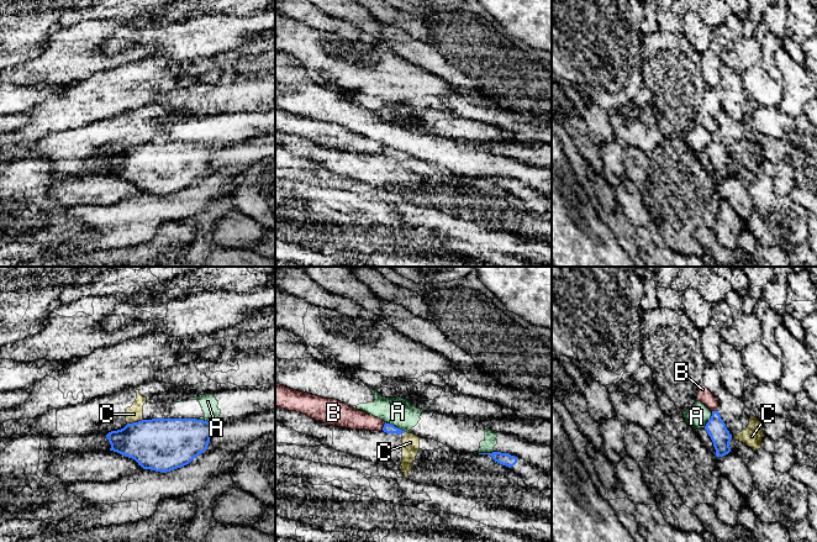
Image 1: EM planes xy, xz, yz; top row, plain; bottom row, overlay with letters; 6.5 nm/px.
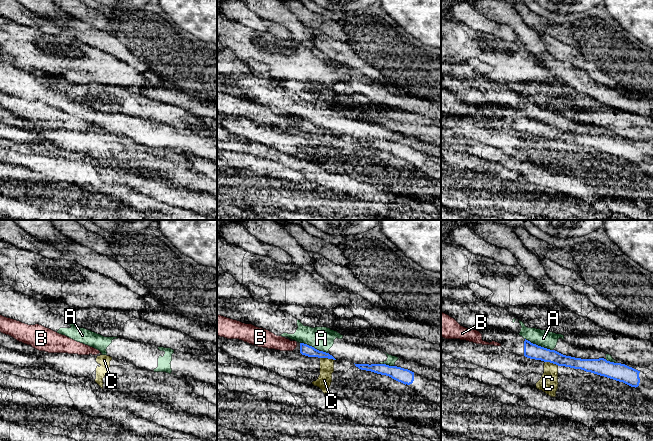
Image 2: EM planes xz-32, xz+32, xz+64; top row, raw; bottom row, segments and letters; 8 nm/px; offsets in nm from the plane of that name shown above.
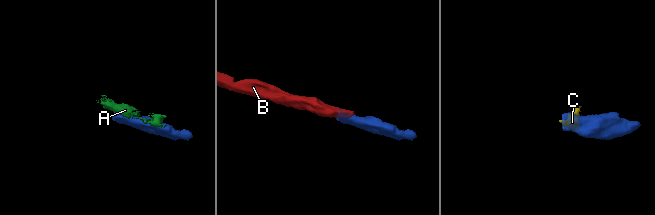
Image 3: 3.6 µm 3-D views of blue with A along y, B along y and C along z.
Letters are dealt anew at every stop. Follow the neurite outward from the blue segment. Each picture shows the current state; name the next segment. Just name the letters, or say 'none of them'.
none of them

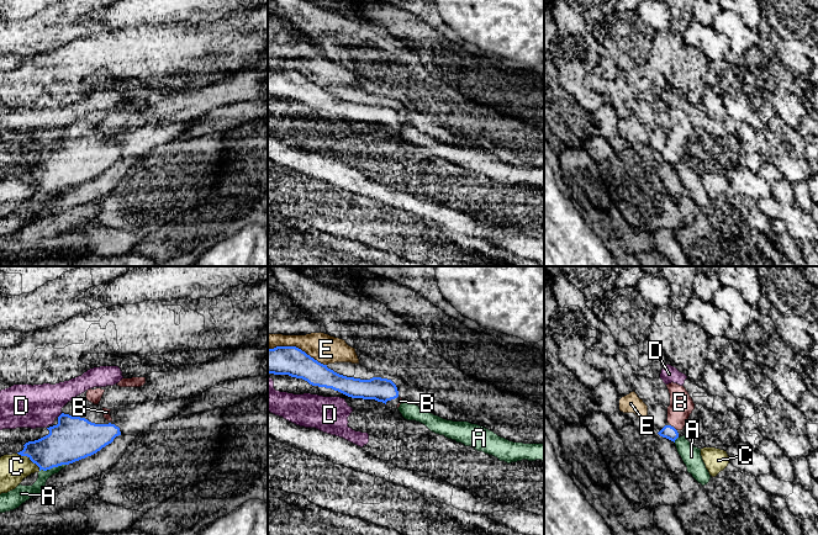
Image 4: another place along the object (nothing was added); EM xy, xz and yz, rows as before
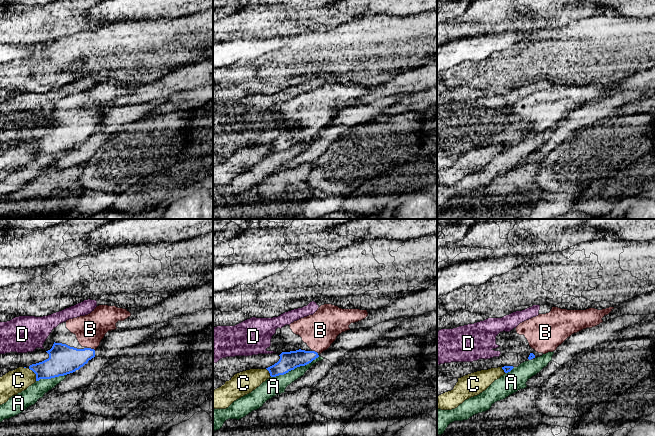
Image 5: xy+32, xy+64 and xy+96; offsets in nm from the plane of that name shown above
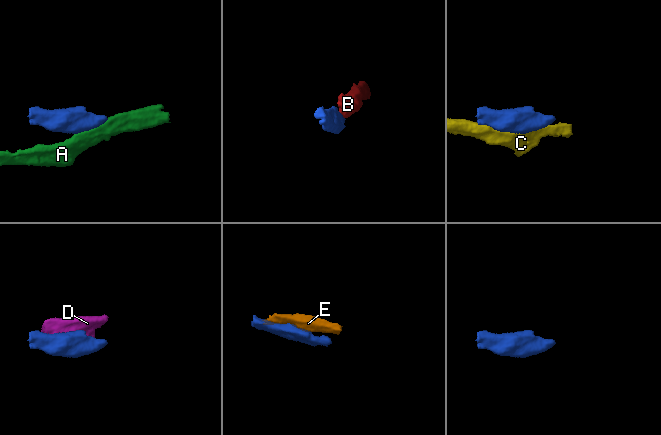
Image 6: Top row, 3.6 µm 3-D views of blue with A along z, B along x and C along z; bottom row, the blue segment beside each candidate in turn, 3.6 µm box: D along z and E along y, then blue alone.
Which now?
B

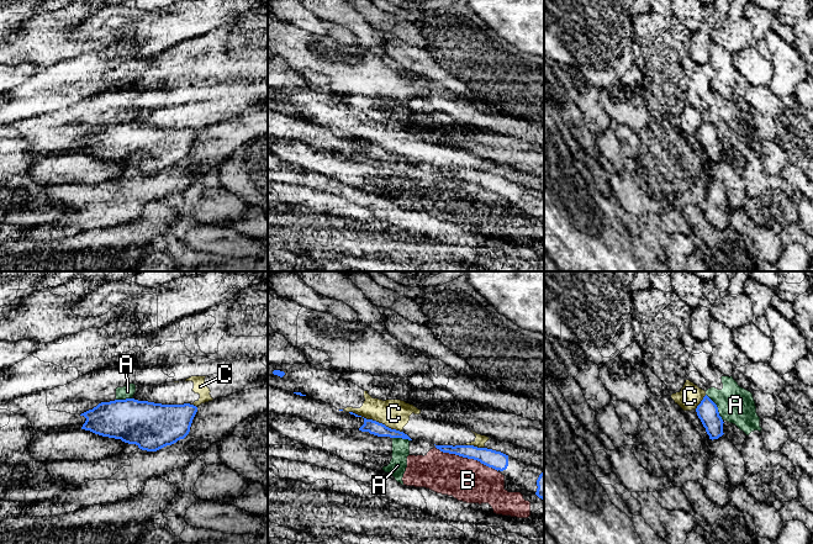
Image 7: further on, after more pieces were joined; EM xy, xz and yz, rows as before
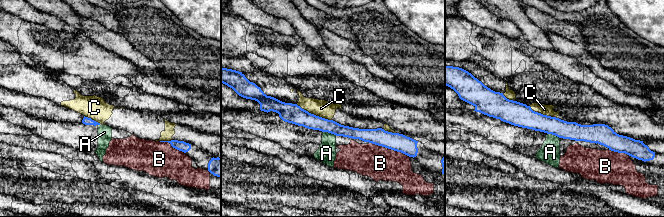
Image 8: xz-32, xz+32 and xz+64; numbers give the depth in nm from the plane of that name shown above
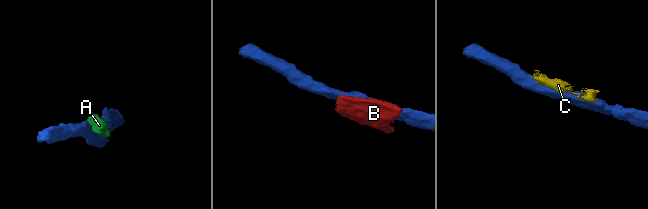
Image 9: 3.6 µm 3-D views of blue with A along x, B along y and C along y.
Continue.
none of them

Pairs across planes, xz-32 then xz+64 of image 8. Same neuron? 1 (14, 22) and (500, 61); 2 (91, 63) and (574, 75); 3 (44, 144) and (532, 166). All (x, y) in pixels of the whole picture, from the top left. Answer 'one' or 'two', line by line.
1: one
2: two
3: one

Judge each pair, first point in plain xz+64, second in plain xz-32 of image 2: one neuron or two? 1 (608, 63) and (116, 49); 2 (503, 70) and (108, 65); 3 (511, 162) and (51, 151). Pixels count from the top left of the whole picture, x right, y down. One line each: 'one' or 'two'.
1: two
2: one
3: one

